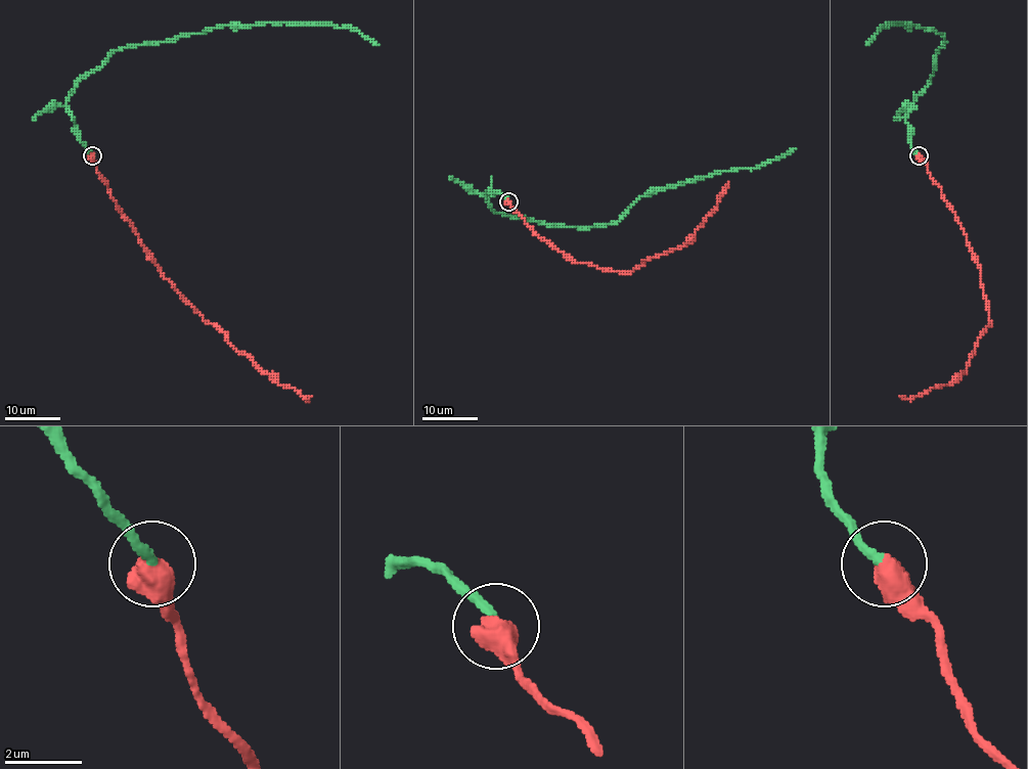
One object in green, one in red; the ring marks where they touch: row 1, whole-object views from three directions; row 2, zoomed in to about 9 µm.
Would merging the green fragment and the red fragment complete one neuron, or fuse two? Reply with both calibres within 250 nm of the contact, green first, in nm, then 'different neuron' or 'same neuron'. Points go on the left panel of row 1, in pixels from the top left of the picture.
calibres 240 and 700 nm; same neuron

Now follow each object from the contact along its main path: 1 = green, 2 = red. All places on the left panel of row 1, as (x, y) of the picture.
1: (92, 155), (66, 98), (112, 52), (224, 26), (263, 23), (351, 27), (377, 44)
2: (92, 155), (109, 197), (174, 289), (276, 382), (311, 397)

